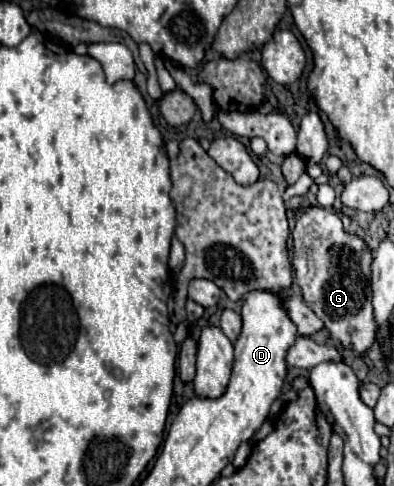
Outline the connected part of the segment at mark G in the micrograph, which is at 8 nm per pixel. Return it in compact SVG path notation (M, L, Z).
M292 197L286 207L298 213L296 227L292 231L294 257L292 265L296 269L296 279L302 289L306 305L324 321L332 339L340 341L354 357L362 357L372 347L376 325L372 317L372 289L370 289L370 247L356 235L342 229L342 221L336 213L310 207L302 197Z

